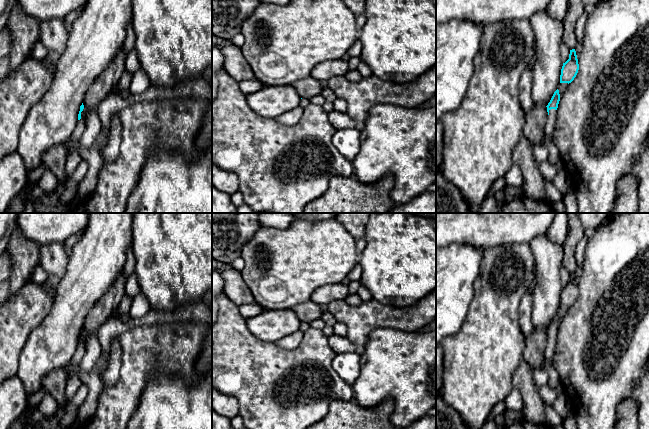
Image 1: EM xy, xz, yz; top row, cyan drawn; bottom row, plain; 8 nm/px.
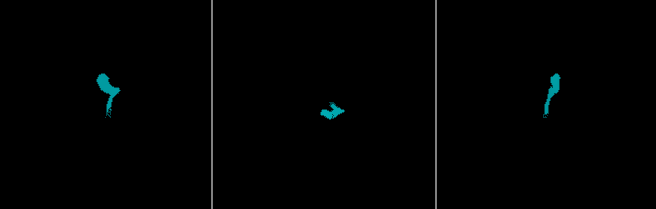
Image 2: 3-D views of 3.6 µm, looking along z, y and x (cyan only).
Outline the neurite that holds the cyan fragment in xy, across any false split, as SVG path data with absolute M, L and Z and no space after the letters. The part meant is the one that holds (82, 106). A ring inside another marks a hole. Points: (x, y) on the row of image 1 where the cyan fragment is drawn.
M82 103L82 105L80 106L80 111L78 114L78 123L74 129L74 132L71 136L71 138L75 141L80 141L80 138L82 137L84 130L85 130L85 122L81 119L81 112L84 109L84 105Z

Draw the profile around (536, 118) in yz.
M543 103L533 106L526 113L526 124L523 128L523 134L531 142L532 146L545 145L544 133L547 119L547 107Z

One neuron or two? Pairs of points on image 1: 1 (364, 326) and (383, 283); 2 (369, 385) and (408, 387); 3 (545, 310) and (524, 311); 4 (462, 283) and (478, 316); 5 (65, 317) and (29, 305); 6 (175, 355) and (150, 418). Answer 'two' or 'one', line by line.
1: two
2: one
3: two
4: two
5: two
6: two

